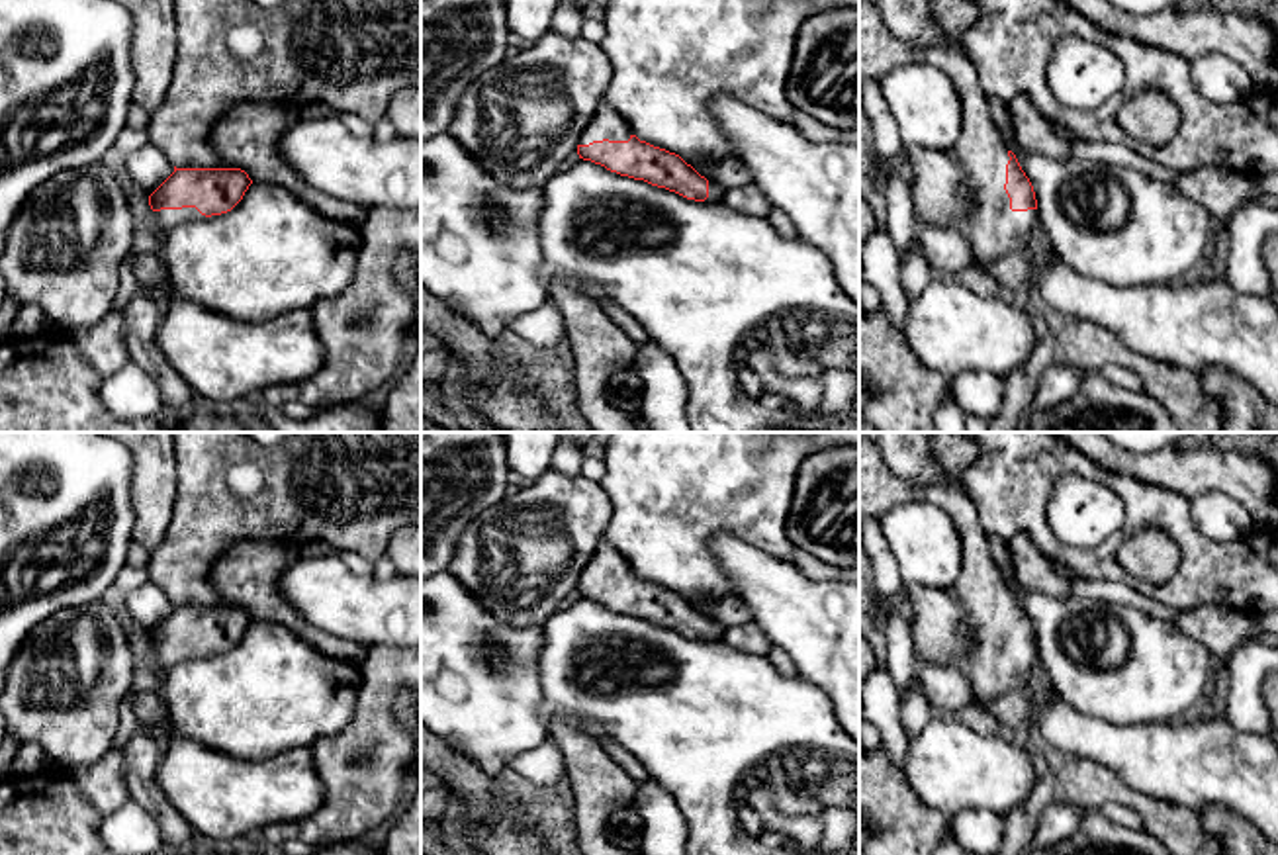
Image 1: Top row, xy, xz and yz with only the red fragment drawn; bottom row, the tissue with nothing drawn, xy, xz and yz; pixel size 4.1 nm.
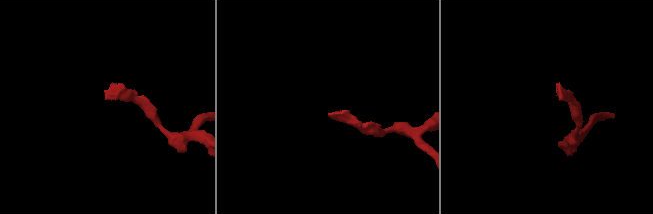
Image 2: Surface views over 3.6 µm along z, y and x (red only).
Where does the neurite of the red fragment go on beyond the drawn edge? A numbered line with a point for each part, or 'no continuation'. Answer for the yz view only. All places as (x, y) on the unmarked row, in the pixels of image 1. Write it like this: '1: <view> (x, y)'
1: yz (993, 668)

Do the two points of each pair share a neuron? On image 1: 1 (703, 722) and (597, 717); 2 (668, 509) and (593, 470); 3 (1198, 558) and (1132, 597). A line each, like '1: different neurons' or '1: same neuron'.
1: same neuron
2: different neurons
3: different neurons

